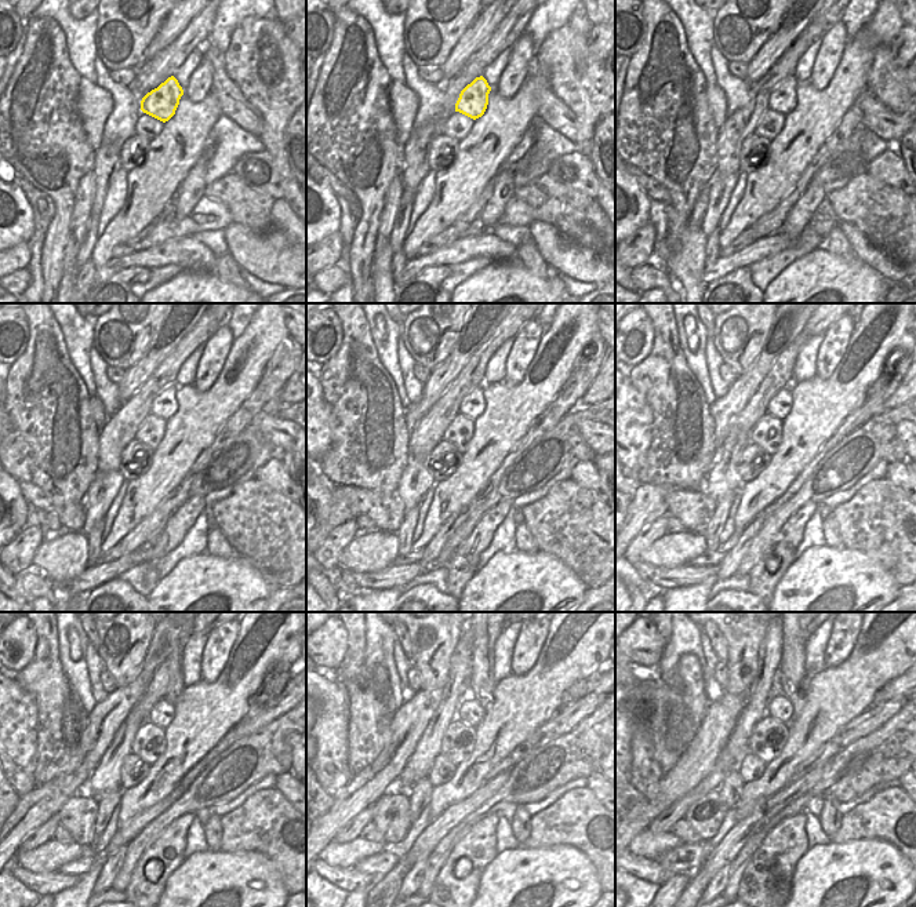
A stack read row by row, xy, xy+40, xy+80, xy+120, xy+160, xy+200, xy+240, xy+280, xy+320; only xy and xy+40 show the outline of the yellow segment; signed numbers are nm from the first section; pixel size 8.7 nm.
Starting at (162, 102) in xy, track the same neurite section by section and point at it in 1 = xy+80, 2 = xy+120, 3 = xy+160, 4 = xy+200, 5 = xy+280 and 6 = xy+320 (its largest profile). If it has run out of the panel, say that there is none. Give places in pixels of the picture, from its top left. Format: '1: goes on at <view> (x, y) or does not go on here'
1: goes on at xy+80 (782, 98)
2: goes on at xy+120 (164, 405)
3: goes on at xy+160 (472, 405)
4: goes on at xy+200 (780, 405)
5: goes on at xy+280 (469, 710)
6: goes on at xy+320 (780, 707)

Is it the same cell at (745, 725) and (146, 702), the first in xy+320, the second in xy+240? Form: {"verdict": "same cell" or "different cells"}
{"verdict": "different cells"}

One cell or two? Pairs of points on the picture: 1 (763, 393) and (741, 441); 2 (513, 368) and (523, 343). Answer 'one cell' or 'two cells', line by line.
1: two cells
2: one cell

